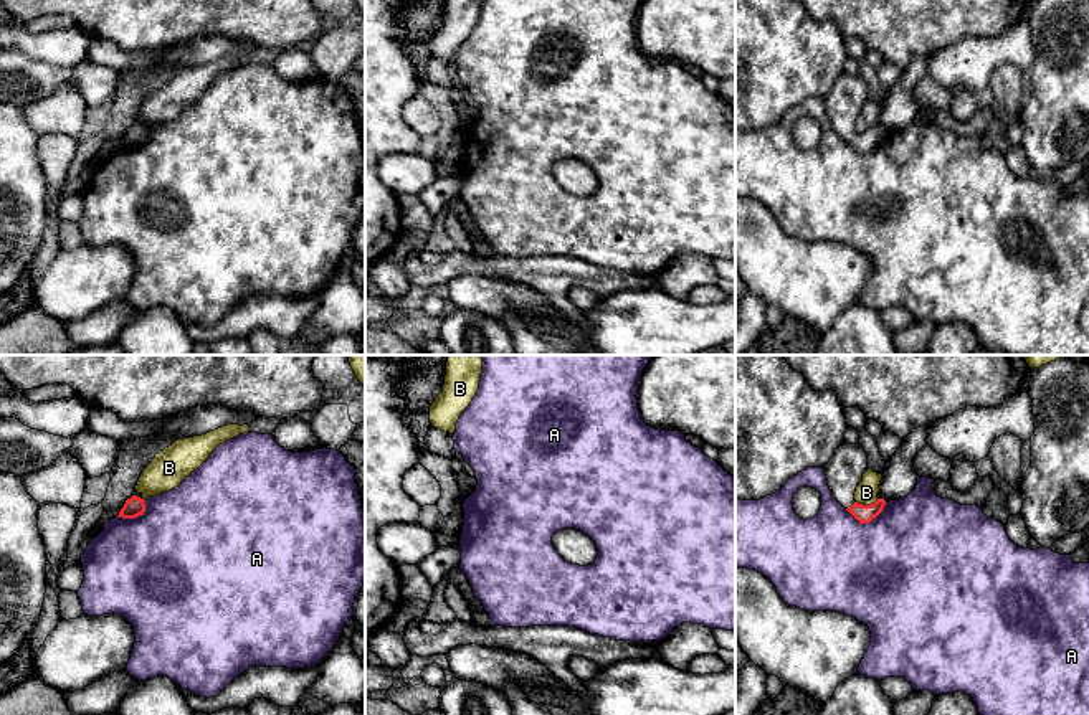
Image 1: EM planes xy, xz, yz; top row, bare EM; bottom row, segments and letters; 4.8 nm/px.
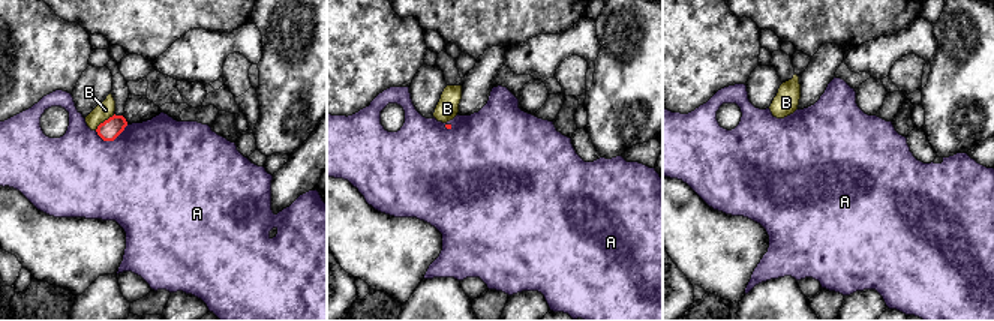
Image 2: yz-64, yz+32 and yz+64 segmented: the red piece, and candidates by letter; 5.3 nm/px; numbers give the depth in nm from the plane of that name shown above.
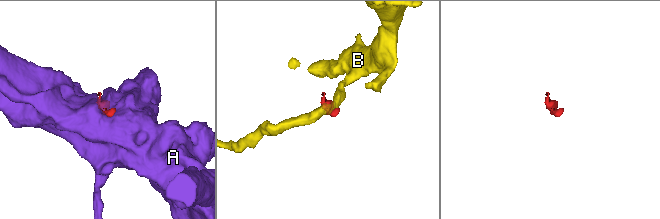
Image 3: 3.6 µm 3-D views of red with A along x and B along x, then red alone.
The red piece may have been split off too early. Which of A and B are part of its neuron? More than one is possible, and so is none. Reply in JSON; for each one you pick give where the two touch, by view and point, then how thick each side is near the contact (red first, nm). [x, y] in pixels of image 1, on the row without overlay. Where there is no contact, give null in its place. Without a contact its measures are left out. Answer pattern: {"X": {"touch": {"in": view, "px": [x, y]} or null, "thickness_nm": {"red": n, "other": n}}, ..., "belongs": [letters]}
{"belongs": []}

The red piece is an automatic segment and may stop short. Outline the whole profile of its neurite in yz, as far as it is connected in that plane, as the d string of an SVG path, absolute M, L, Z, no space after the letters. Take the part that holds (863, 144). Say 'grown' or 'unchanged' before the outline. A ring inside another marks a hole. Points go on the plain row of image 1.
grown; M841 73L835 86L825 97L825 106L833 127L859 152L869 154L876 149L884 135L884 129L877 129L871 135L863 135L854 130L854 122L863 104L868 101L868 88L859 74Z

